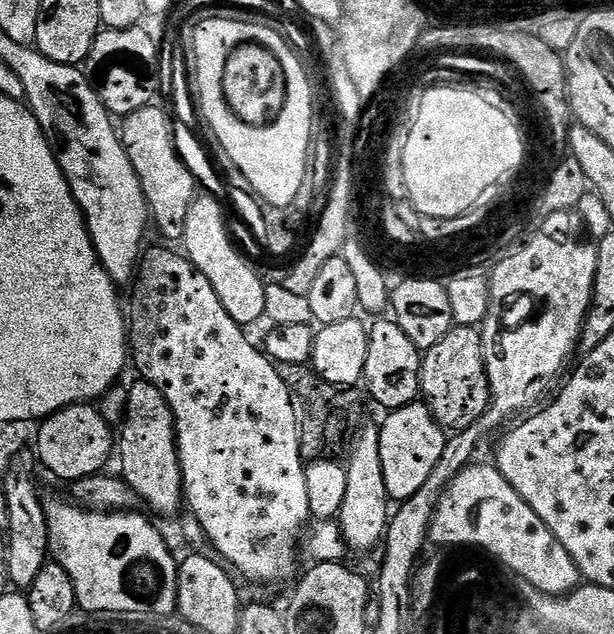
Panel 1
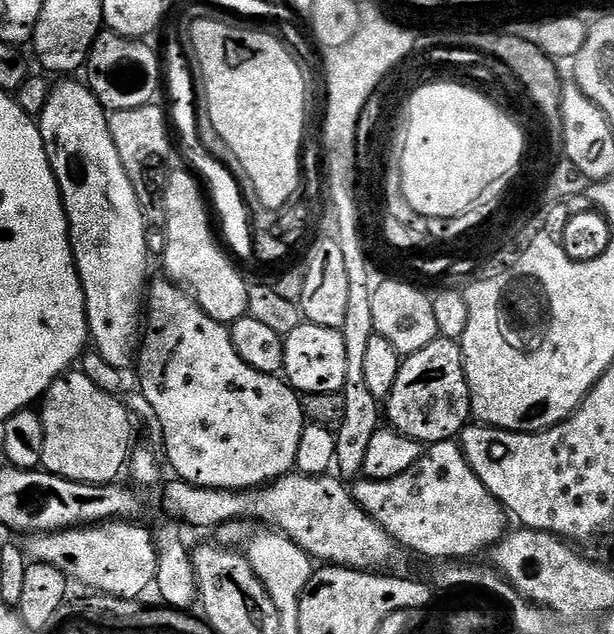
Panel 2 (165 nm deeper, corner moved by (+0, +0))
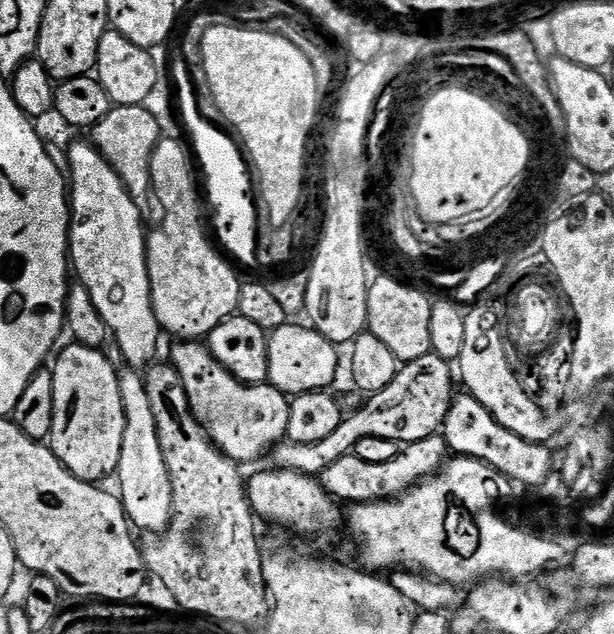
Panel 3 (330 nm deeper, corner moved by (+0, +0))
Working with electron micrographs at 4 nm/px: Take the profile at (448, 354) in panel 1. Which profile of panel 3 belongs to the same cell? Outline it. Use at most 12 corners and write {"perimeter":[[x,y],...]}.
{"perimeter":[[453,365],[401,367],[322,442],[277,444],[271,467],[318,478],[362,438],[403,446],[437,435]]}

